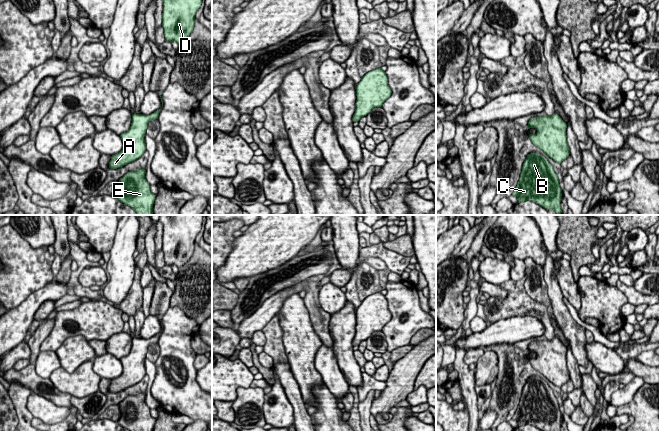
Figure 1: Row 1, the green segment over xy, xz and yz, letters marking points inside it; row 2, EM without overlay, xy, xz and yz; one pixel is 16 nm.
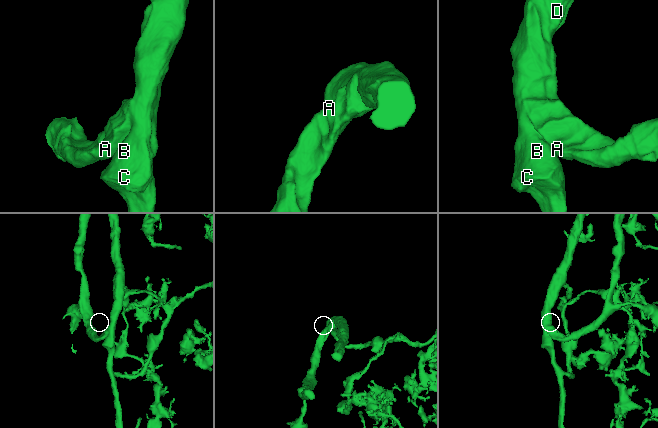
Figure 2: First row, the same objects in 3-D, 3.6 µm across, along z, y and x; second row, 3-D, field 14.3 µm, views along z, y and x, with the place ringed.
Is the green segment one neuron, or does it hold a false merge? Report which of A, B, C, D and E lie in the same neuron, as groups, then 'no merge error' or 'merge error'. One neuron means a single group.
A B C D E | no merge error

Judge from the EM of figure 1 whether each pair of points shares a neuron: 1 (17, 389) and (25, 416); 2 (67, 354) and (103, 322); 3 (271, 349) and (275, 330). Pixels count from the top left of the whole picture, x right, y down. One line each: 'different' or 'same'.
1: same
2: different
3: same

